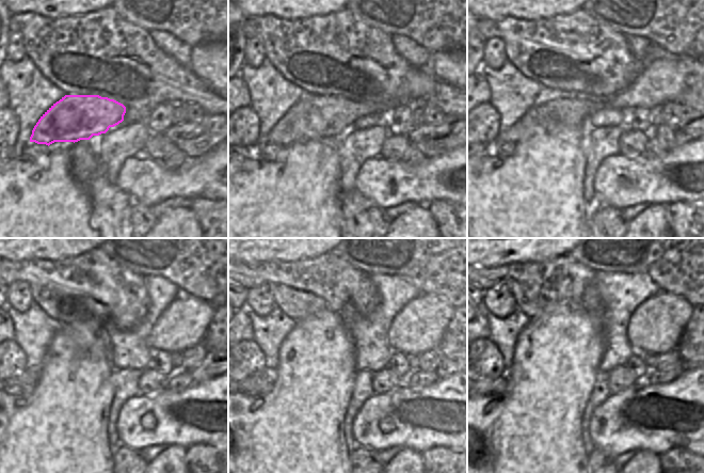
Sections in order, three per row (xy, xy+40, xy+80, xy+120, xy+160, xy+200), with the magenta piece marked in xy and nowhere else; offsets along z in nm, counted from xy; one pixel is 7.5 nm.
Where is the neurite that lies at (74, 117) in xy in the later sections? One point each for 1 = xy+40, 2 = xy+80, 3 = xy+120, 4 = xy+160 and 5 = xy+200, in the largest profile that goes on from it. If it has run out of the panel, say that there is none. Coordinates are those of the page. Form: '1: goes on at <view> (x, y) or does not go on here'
1: goes on at xy+40 (314, 116)
2: goes on at xy+80 (661, 81)
3: goes on at xy+120 (184, 324)
4: goes on at xy+160 (420, 325)
5: goes on at xy+200 (656, 326)

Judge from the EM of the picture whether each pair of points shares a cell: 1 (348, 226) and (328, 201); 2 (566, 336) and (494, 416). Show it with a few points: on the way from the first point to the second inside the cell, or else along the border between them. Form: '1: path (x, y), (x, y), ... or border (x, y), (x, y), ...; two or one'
1: border (341, 193), (338, 226); two
2: path (554, 357), (514, 396); one

